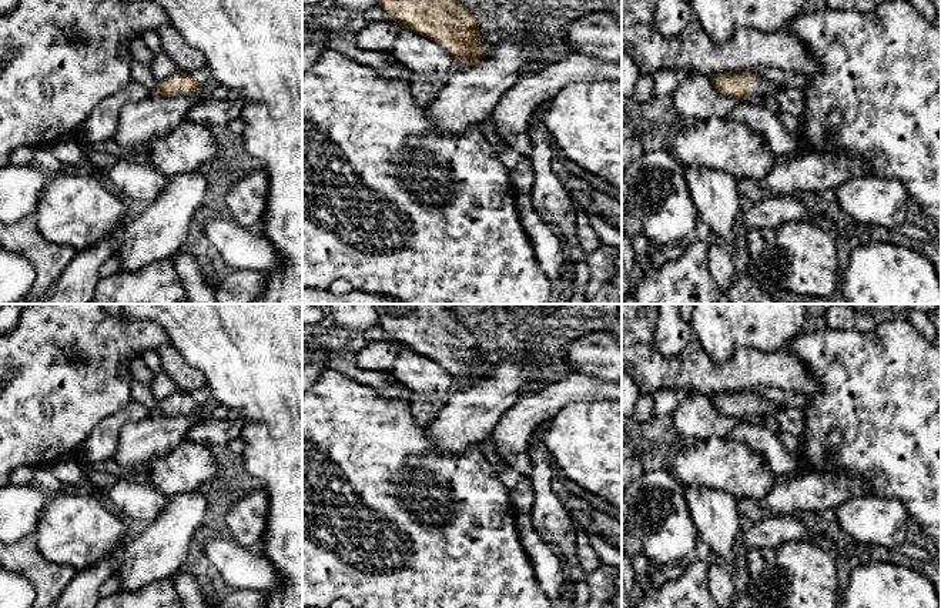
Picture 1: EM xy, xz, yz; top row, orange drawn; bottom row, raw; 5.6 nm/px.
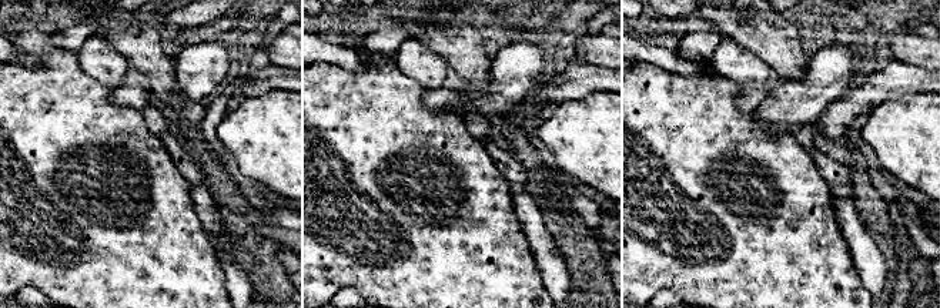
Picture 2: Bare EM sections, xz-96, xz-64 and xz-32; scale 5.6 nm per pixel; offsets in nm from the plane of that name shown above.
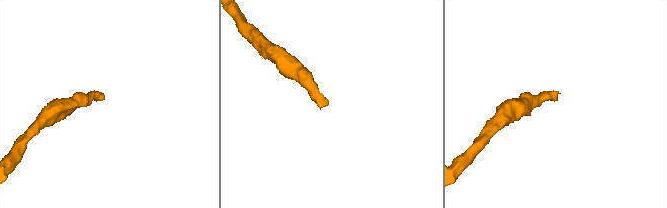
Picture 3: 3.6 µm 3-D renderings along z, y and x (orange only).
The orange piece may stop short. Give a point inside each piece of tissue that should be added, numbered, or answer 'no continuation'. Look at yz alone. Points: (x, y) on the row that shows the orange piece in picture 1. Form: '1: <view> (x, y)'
1: yz (759, 87)

